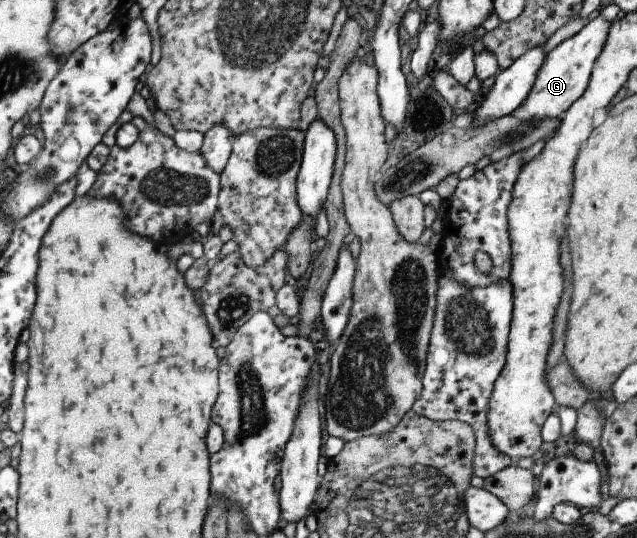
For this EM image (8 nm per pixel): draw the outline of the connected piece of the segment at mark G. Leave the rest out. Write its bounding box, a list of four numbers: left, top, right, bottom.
[510,16,611,121]

